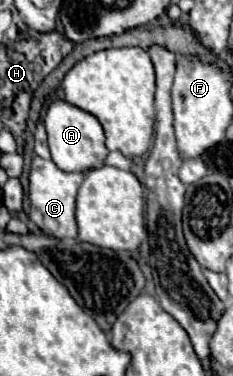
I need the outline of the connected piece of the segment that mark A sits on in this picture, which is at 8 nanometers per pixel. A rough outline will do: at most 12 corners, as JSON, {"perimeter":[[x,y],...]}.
{"perimeter":[[55,99],[43,123],[63,171],[103,165],[97,117]]}

